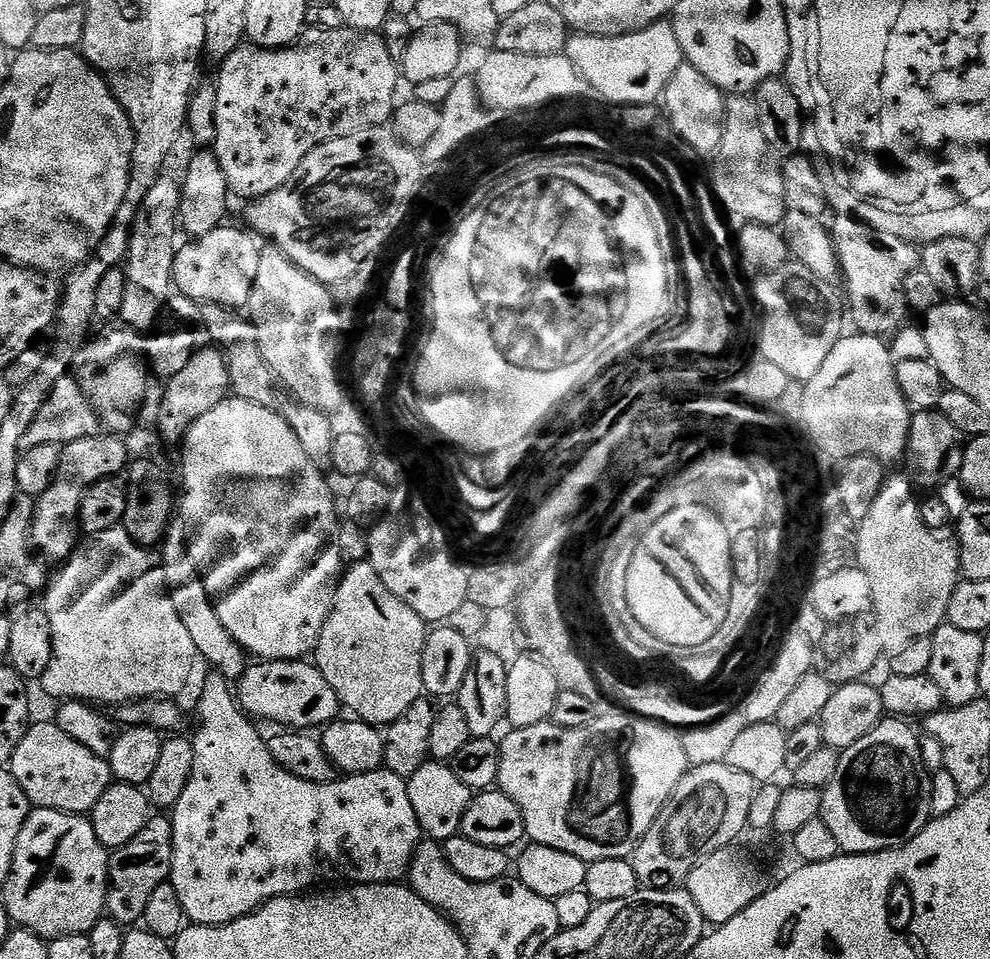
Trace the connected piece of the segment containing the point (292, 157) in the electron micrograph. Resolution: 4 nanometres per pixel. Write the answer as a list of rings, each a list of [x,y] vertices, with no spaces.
[[[347,26],[340,28],[312,28],[309,27],[304,35],[292,45],[291,48],[257,48],[255,46],[241,46],[226,58],[223,64],[219,65],[220,77],[214,80],[216,85],[216,138],[214,141],[214,151],[218,162],[222,166],[222,174],[226,176],[229,193],[233,197],[245,196],[245,201],[251,202],[259,200],[260,197],[278,190],[292,177],[294,170],[302,166],[302,158],[310,154],[318,146],[322,146],[331,140],[346,138],[350,134],[358,134],[367,128],[379,128],[387,125],[392,119],[393,112],[396,111],[398,97],[396,97],[396,76],[398,80],[398,64],[387,49],[383,35],[375,32],[356,32]]]

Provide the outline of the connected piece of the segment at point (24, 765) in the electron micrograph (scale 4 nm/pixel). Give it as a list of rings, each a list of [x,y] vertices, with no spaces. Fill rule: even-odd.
[[[55,722],[33,723],[29,727],[14,750],[10,770],[18,786],[22,786],[29,805],[59,812],[91,813],[98,798],[102,798],[114,782],[112,767],[107,759],[74,742],[70,734],[62,734]]]

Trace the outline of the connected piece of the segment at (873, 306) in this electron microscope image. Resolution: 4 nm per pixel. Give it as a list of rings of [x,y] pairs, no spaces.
[[[848,216],[831,221],[830,231],[840,259],[842,285],[848,291],[846,312],[852,315],[852,324],[856,327],[853,329],[866,336],[881,338],[895,333],[905,323],[904,287],[910,274],[922,264],[917,245],[908,244],[902,238],[894,238],[894,234],[882,234],[867,222],[860,221],[859,224]]]

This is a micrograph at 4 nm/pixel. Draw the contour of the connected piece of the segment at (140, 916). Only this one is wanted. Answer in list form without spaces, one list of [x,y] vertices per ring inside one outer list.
[[[156,814],[149,819],[146,826],[142,826],[142,830],[138,830],[138,834],[134,834],[134,838],[130,838],[130,842],[126,842],[126,846],[115,849],[108,857],[108,903],[106,905],[106,912],[111,919],[115,920],[121,926],[136,926],[144,919],[144,911],[146,905],[150,902],[150,897],[154,895],[154,890],[158,890],[158,886],[169,883],[172,874],[172,822],[167,815]]]

